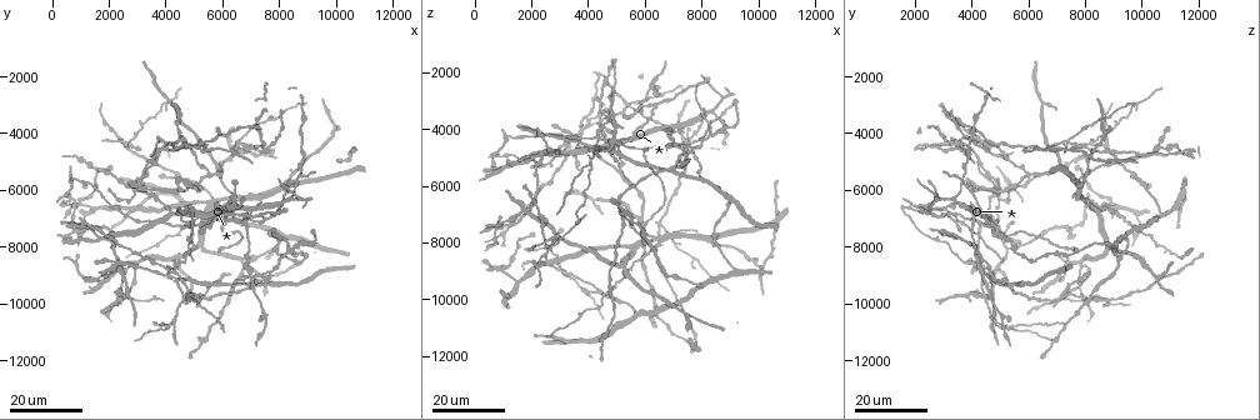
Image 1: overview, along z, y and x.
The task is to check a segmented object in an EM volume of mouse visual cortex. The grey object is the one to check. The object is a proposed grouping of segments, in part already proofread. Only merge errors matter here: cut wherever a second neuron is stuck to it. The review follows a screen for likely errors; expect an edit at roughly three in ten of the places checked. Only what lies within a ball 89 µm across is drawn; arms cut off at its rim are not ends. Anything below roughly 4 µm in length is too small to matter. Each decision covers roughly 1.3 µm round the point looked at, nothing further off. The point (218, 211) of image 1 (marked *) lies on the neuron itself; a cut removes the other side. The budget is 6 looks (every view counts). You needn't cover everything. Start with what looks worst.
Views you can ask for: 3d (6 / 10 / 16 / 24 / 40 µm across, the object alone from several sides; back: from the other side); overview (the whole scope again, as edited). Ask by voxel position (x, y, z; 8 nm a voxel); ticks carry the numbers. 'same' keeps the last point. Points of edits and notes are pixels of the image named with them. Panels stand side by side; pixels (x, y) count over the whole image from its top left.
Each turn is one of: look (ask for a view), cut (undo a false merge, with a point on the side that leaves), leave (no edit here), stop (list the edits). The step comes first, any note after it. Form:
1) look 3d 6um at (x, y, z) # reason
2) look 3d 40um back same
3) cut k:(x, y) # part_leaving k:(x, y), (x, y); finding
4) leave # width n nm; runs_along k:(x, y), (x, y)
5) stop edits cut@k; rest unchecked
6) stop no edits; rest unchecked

look 3d 24um at (7400, 7100, 4600)

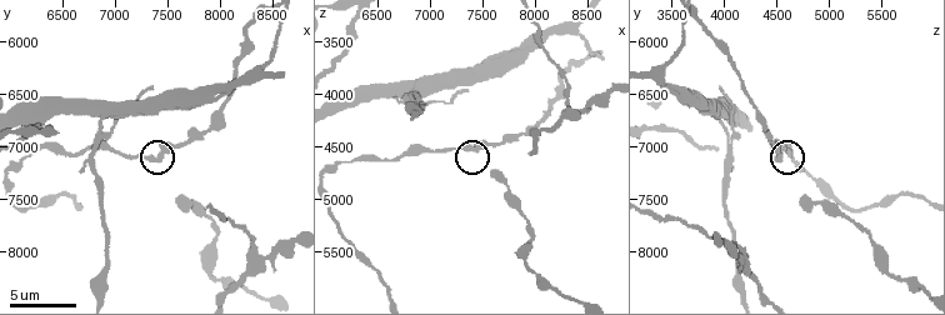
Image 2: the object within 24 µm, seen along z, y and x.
look 3d 6um at (7420, 7120, 4540)

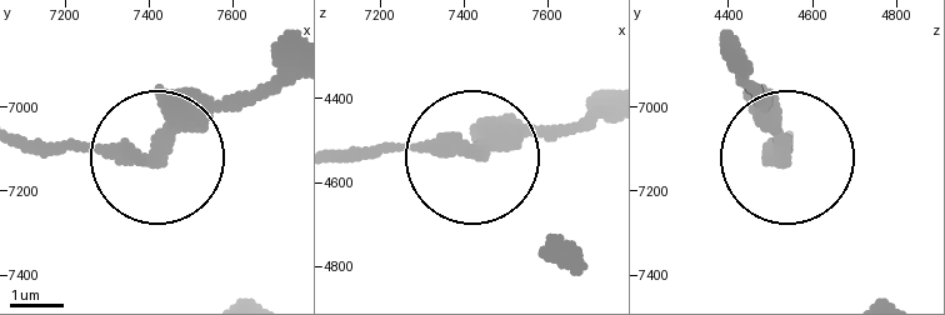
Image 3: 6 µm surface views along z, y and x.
leave # runs_along 3:(289, 60), (154, 150), (25, 154); one neuron here

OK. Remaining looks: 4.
look 3d 16um at (5100, 5800, 5500) # two arms in line, one across

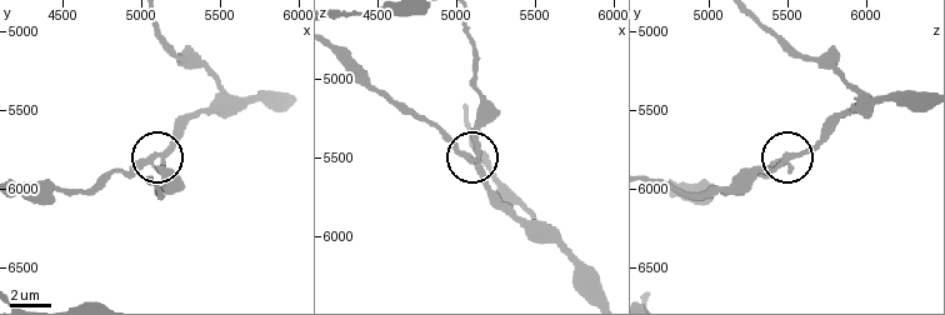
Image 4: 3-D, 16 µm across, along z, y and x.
look 3d 10um at (5140, 5840, 5480) # closer look

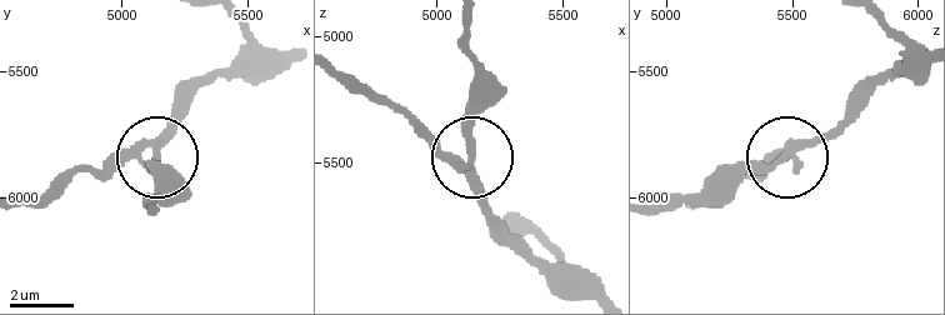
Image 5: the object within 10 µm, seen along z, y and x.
leave # side_arm 20 um; arms 3; continuous, no second neuron

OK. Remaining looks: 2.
look 3d 24um at (5200, 9700, 7100) # a fork

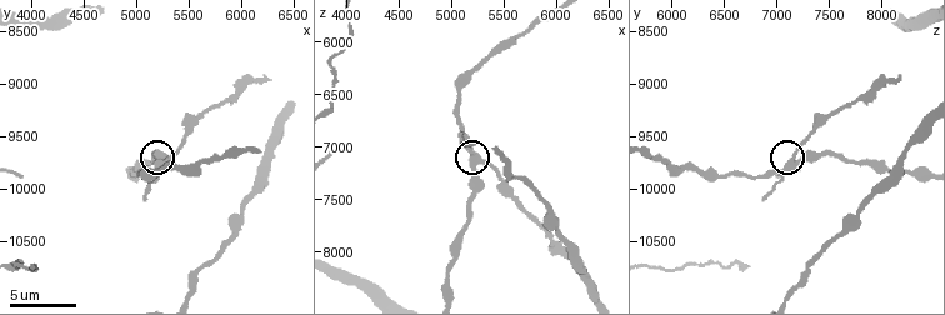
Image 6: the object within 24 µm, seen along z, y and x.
look 3d 10um at (5260, 9740, 7160)

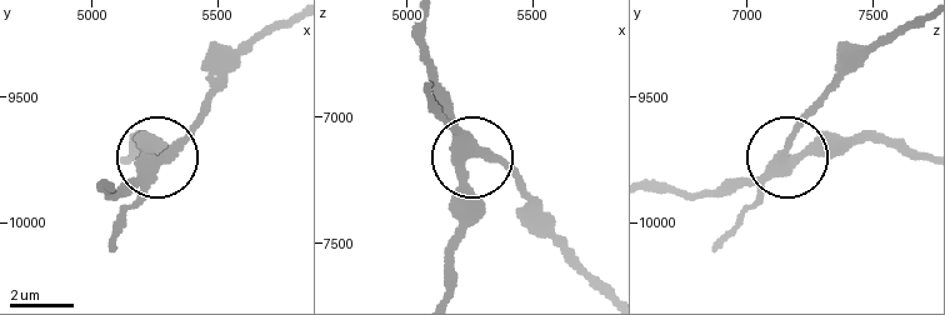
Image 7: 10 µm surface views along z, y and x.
cut 7:(138, 206) # arms 3; part_leaving 7:(154, 161), (224, 76), (289, 25); a second neuron is stuck on

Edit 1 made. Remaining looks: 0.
stop edits cut@7; rest unchecked

